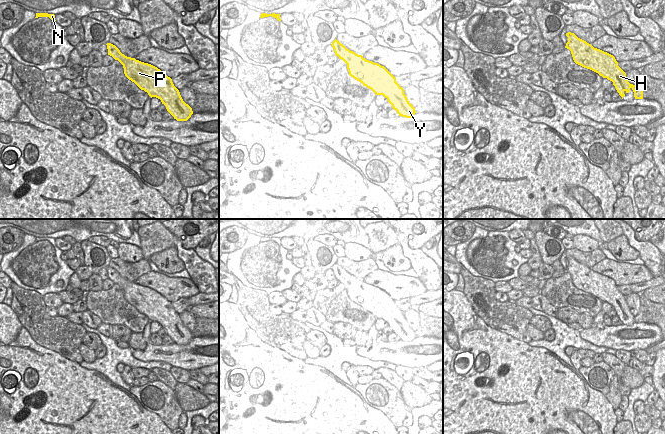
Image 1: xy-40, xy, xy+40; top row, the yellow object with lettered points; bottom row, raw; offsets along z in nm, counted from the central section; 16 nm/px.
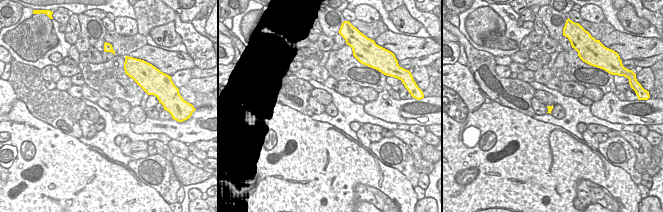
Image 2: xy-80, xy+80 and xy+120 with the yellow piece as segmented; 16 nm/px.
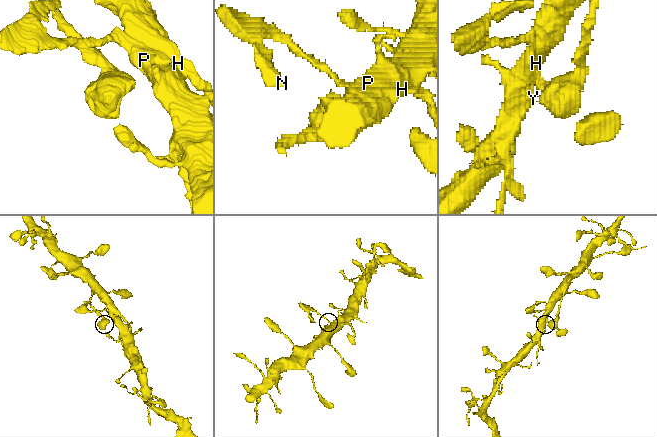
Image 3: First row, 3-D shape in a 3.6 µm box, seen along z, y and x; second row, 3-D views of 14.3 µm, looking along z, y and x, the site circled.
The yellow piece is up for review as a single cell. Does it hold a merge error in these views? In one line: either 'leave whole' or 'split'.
leave whole

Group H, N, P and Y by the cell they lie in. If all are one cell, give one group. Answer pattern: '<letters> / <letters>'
H N P Y

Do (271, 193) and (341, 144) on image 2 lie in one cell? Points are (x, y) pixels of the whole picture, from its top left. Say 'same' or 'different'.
same

